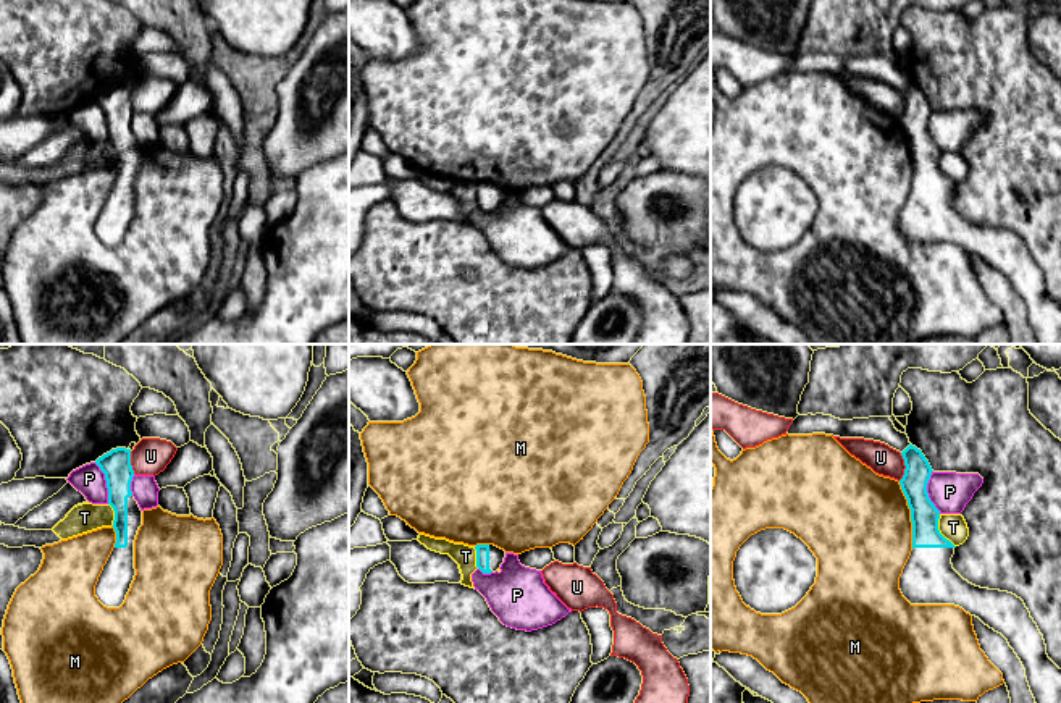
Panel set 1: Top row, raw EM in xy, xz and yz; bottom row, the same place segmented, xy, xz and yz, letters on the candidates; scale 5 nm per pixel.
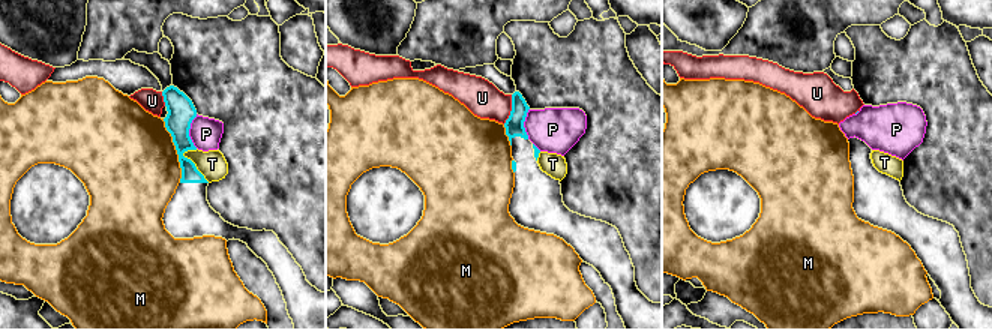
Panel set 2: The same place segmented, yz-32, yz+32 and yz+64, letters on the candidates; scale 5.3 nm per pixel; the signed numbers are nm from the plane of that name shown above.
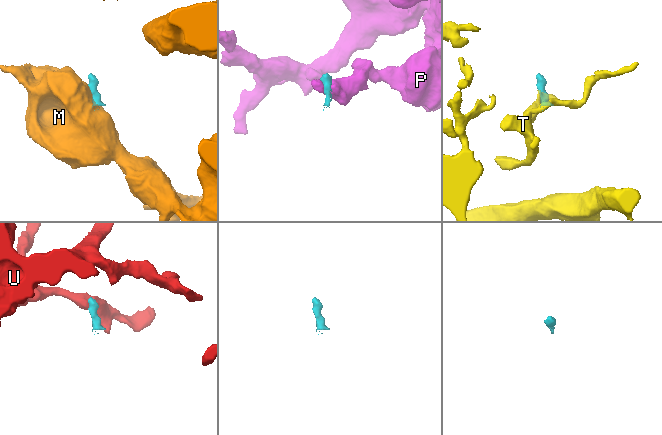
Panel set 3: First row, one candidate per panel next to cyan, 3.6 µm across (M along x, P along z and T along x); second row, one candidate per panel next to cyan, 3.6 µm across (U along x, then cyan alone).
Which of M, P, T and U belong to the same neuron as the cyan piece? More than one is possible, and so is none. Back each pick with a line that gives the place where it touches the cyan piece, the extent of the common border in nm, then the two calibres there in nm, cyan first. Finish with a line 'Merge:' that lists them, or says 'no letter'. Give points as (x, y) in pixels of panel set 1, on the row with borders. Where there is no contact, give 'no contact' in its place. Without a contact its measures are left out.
Merge: no letter

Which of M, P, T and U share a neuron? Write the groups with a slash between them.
M / P / T / U

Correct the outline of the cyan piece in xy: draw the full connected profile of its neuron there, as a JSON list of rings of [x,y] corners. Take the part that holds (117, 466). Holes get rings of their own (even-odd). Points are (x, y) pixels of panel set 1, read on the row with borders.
[[[111,449],[95,464],[105,474],[108,504],[115,511],[113,528],[116,532],[116,543],[95,585],[95,596],[107,608],[120,608],[136,575],[134,540],[142,525],[142,511],[131,491],[134,477],[131,449]]]

